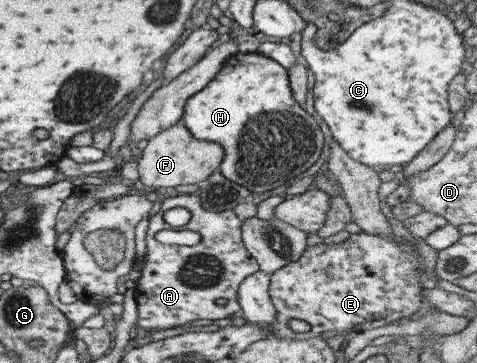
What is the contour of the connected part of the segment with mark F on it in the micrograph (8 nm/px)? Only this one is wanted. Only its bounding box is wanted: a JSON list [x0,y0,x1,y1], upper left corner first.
[136,121,223,193]

